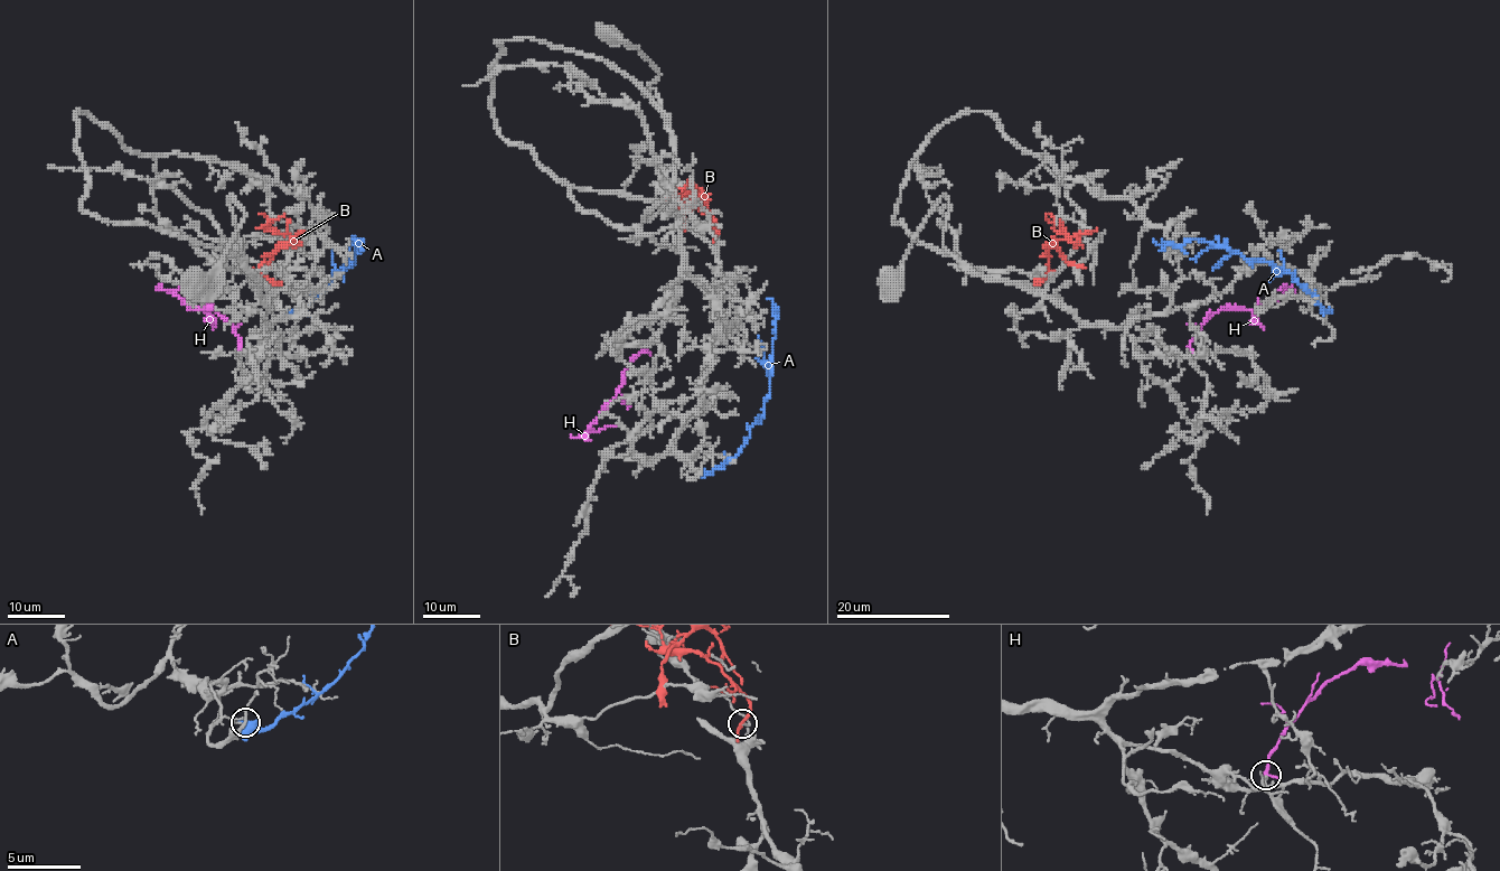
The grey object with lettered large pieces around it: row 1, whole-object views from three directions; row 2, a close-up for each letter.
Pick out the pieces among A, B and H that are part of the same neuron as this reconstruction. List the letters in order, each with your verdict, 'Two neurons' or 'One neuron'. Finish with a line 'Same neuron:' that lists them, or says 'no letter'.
A: Two neurons
B: Two neurons
H: Two neurons
Same neuron: no letter

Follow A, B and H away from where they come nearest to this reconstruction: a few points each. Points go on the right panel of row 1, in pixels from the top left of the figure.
A: (1325, 311), (1293, 275), (1267, 261), (1245, 260), (1205, 241), (1187, 240), (1175, 246), (1152, 239)
B: (1090, 231), (1059, 239), (1046, 251), (1046, 273), (1034, 282), (1043, 282)
H: (1188, 350), (1189, 342), (1202, 325), (1219, 310), (1262, 308), (1282, 294), (1285, 284), (1280, 288)

